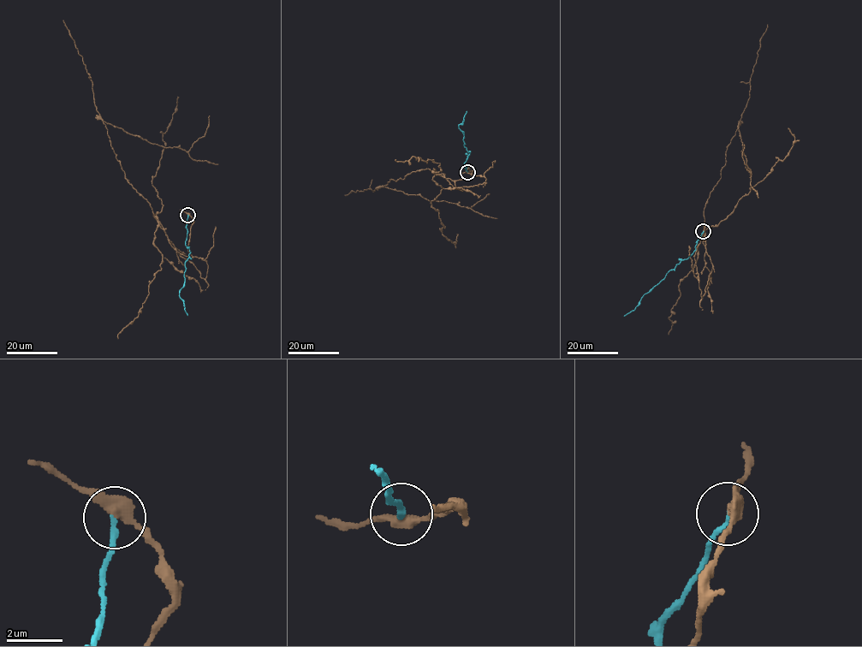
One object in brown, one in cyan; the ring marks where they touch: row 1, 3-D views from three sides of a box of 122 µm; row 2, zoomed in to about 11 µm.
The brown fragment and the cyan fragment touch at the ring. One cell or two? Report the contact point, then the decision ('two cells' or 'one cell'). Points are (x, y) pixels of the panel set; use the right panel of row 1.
at (703, 231); two cells

